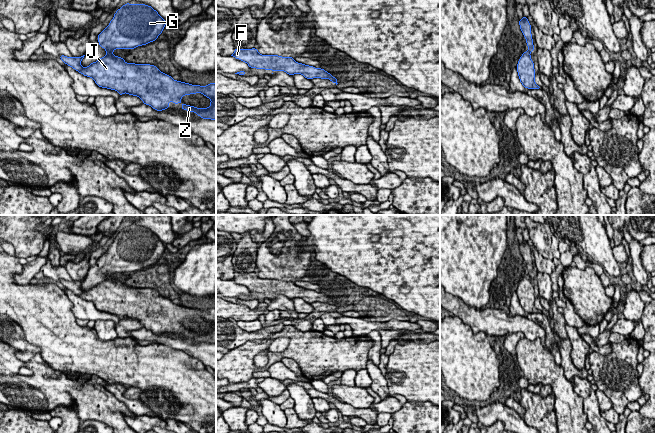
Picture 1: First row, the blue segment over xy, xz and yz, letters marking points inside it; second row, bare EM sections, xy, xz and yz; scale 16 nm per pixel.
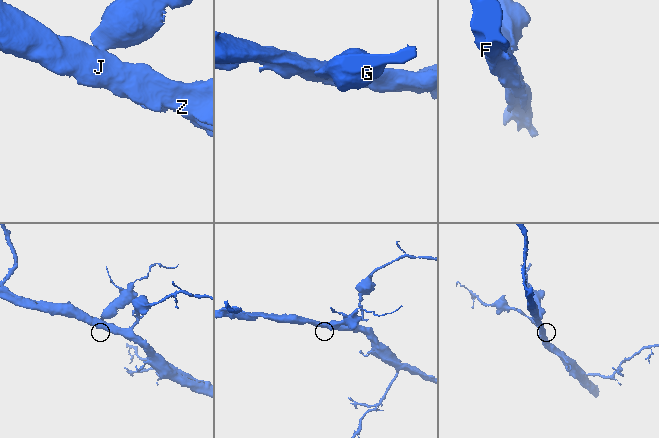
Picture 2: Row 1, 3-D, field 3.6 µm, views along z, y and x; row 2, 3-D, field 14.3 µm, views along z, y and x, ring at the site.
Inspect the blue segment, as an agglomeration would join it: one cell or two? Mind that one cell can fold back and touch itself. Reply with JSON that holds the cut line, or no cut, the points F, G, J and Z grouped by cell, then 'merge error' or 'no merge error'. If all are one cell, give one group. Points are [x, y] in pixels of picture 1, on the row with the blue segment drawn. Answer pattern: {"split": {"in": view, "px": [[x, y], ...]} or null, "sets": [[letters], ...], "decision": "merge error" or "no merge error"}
{"split": {"in": "xy", "px": [[107, 51], [112, 52]]}, "sets": [["F", "J", "Z"], ["G"]], "decision": "merge error"}

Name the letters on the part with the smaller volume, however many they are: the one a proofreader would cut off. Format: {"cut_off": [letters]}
{"cut_off": ["G"]}

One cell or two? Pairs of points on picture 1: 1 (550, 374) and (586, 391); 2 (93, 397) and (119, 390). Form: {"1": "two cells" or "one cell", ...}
{"1": "two cells", "2": "two cells"}

